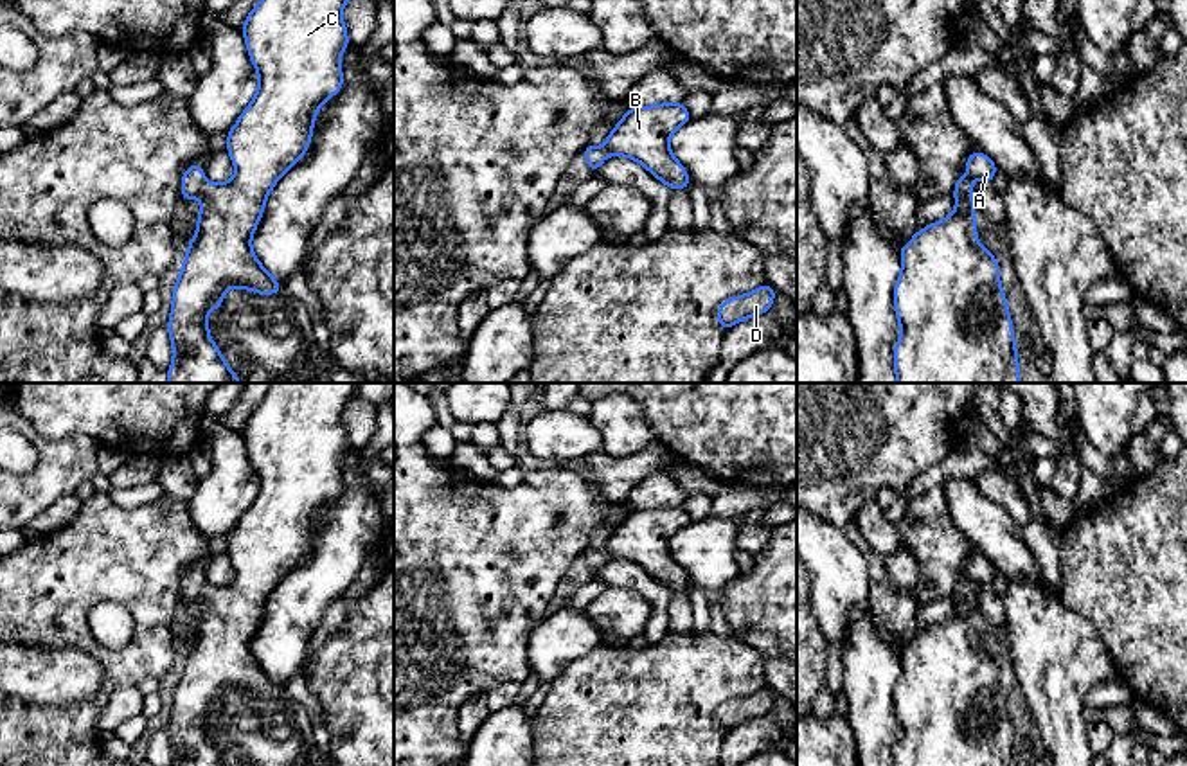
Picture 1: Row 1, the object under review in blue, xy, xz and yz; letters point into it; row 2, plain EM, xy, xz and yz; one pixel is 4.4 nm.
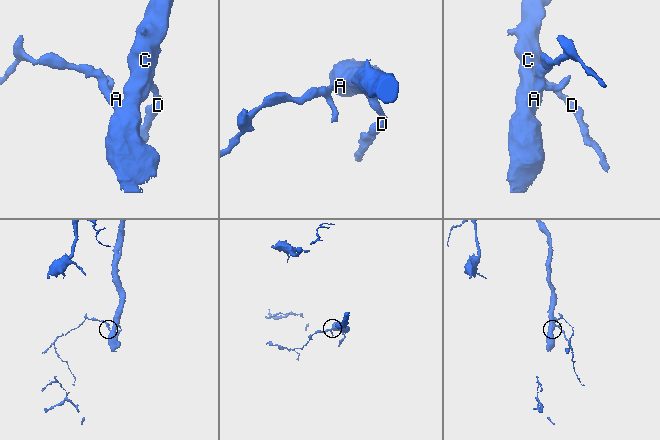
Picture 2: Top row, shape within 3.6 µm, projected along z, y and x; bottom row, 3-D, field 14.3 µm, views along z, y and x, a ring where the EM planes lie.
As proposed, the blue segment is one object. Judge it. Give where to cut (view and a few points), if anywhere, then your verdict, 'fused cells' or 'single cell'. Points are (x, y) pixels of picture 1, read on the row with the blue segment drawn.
no cut | single cell

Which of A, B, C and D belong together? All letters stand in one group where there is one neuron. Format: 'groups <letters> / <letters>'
groups A B C D

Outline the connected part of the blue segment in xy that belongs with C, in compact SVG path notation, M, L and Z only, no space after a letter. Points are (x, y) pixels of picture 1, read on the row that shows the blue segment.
M261 0L243 23L259 86L227 133L227 151L236 176L225 183L210 183L198 164L191 164L182 176L183 201L200 198L201 210L173 288L167 324L173 343L169 383L239 383L239 374L230 372L230 365L209 334L207 313L221 307L228 288L272 295L284 286L257 261L250 241L270 191L309 147L318 108L344 86L340 56L349 47L347 27L342 20L345 4L347 0Z

